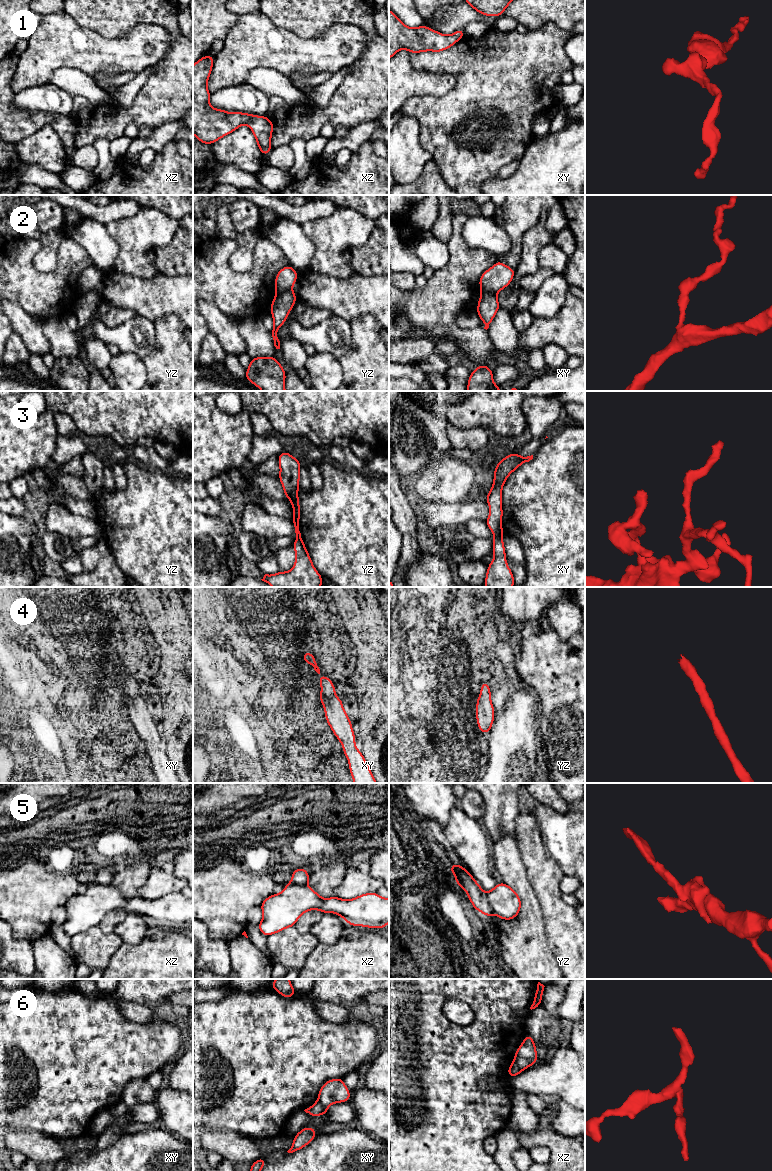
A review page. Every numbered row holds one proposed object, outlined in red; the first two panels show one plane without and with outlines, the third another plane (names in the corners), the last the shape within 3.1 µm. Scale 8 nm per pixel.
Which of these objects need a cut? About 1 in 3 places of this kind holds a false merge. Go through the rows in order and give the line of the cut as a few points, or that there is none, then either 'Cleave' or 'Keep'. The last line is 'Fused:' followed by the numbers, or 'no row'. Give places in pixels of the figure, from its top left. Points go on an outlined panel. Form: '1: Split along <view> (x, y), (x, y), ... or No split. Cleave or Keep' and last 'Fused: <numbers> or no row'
1: No split. Keep
2: Split along yz (291, 288), (277, 293). Cleave
3: No split. Keep
4: No split. Keep
5: Split along yz (485, 893), (487, 903), (493, 912). Cleave
6: No split. Keep
Fused: 2, 5

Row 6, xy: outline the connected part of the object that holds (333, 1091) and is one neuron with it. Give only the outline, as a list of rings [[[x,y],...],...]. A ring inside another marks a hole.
[[[342,1078],[331,1079],[322,1085],[318,1100],[304,1111],[312,1117],[326,1115],[331,1104],[348,1102],[350,1096],[350,1091]]]

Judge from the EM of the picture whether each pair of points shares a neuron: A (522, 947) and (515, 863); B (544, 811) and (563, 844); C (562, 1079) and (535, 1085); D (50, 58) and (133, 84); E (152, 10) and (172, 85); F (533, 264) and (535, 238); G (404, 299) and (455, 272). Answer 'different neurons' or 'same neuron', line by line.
A: same neuron
B: same neuron
C: same neuron
D: different neurons
E: same neuron
F: same neuron
G: same neuron

